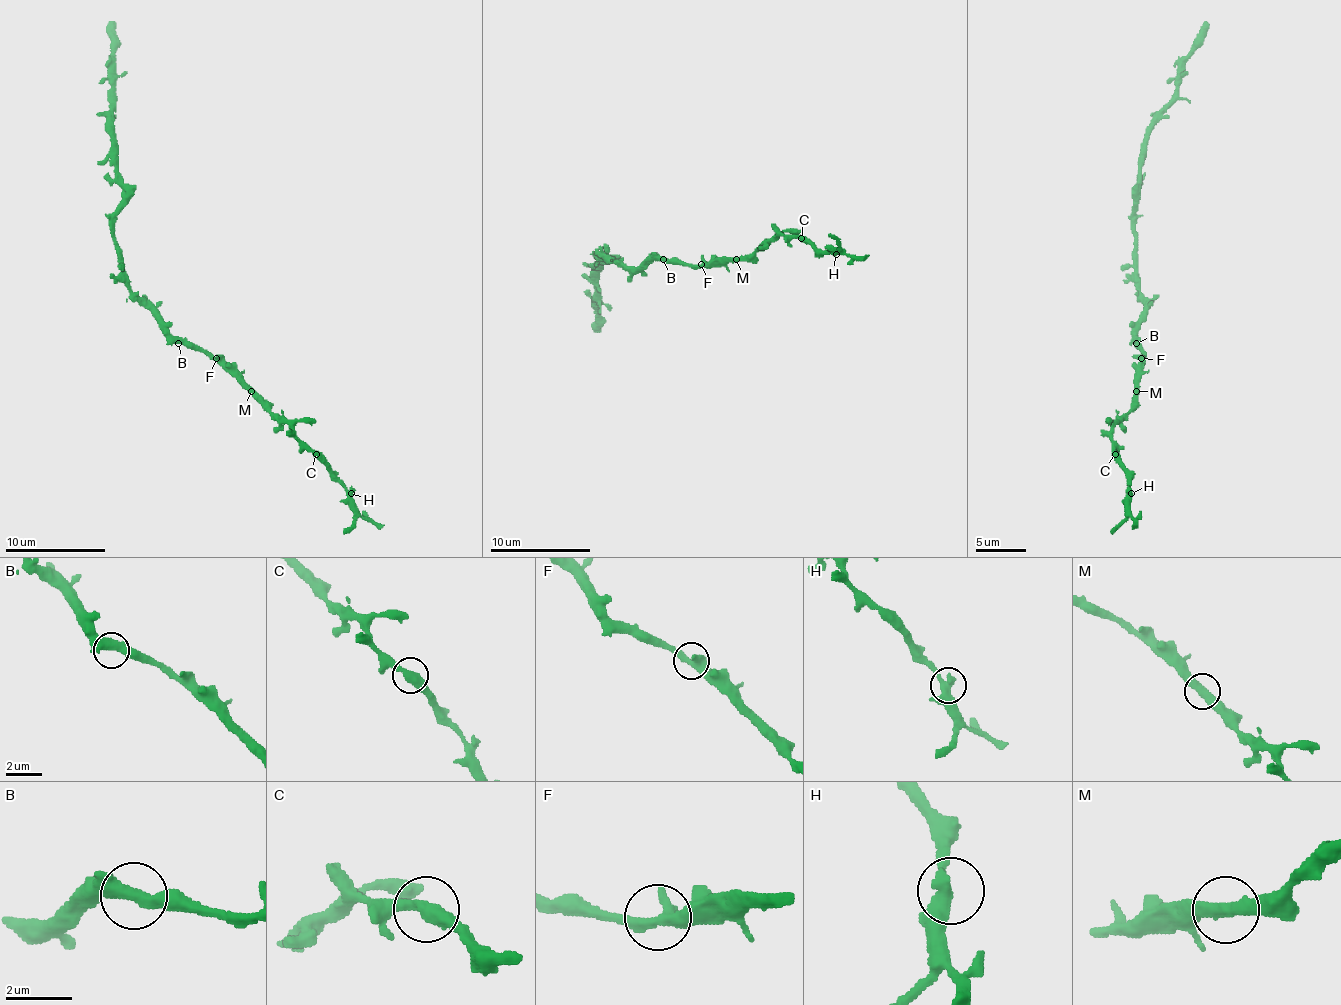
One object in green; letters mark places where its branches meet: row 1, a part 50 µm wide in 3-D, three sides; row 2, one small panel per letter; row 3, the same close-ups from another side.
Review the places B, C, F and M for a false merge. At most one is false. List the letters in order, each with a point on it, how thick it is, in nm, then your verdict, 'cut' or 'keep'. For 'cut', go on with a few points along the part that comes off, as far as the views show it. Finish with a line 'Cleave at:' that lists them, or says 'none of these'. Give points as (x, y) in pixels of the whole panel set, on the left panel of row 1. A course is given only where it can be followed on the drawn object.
B: place (178, 343); calibre 440 nm; keep
C: place (316, 454); calibre 440 nm; keep
F: place (216, 358); calibre 440 nm; keep
M: place (251, 391); calibre 440 nm; keep
Cleave at: none of these

